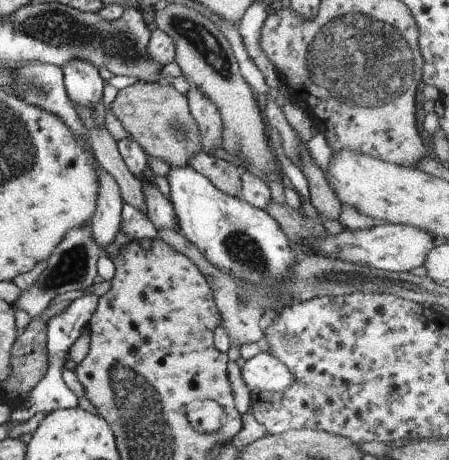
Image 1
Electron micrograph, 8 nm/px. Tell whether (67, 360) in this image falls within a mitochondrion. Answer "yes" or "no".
no

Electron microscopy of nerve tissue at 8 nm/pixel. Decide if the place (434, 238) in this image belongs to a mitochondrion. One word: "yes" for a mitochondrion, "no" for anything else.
no

